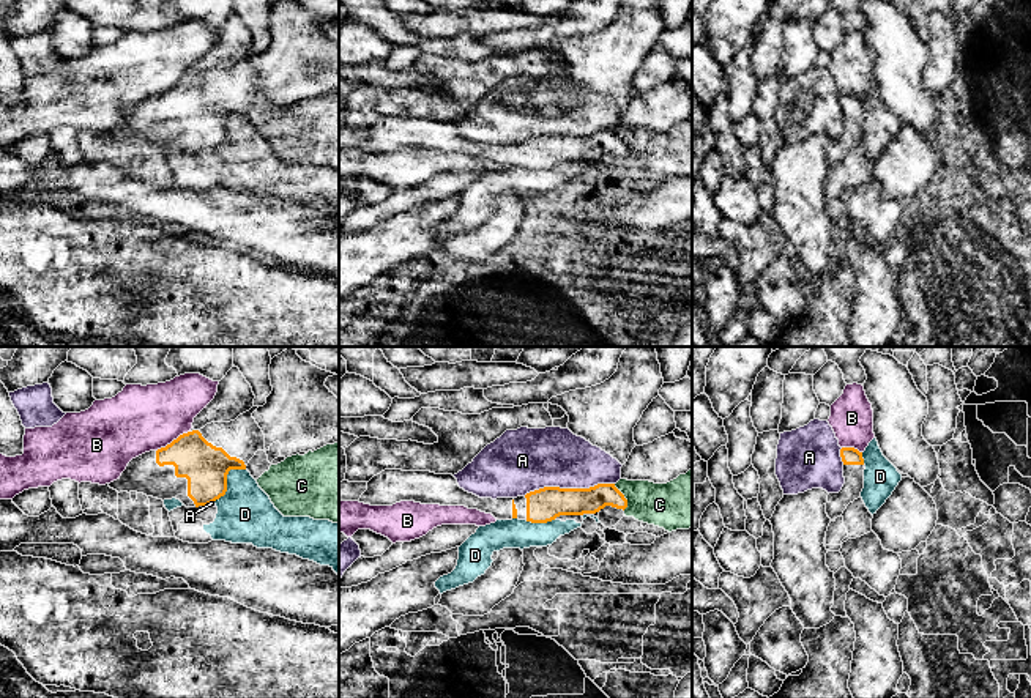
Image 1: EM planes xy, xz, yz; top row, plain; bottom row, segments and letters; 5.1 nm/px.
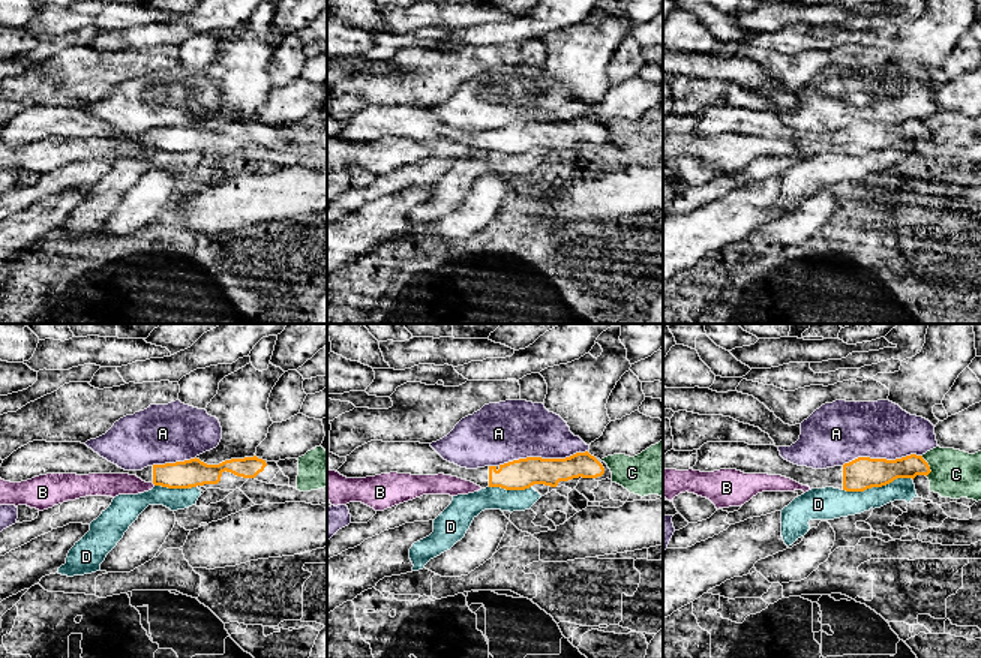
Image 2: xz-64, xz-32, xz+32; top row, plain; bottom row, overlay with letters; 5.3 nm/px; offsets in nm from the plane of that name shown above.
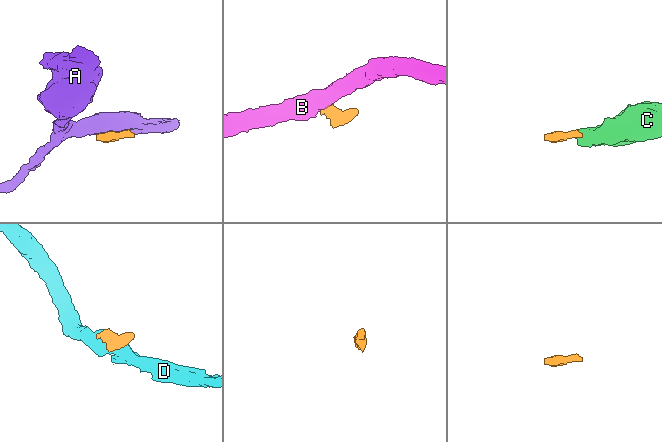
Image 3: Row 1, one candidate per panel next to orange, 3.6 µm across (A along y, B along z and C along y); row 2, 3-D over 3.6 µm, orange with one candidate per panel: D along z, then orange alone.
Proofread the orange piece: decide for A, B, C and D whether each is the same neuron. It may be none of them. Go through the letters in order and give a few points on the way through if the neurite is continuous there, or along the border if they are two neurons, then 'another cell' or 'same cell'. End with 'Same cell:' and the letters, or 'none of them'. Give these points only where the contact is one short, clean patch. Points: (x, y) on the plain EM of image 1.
A: another cell
B: border xy (189, 77), (156, 98); another cell
C: border xz (614, 131), (626, 147), (625, 156); another cell
D: another cell
Same cell: none of them

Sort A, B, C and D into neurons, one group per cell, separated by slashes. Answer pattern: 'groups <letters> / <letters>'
groups A / B / C / D

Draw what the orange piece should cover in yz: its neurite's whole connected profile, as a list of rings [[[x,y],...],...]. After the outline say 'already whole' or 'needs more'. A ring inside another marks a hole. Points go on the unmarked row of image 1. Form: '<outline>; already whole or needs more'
[[[842,95],[845,131],[839,140],[829,140],[826,161],[831,167],[840,164],[847,153],[861,143],[864,136],[864,106],[862,99],[854,95]]]; needs more

